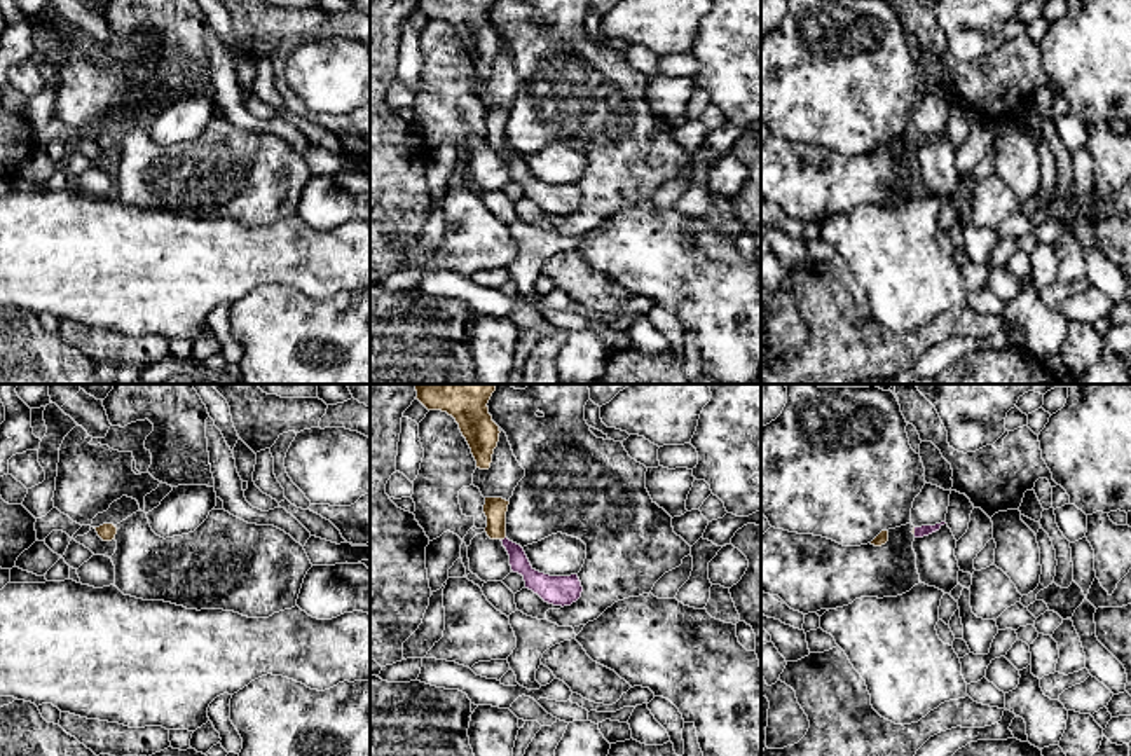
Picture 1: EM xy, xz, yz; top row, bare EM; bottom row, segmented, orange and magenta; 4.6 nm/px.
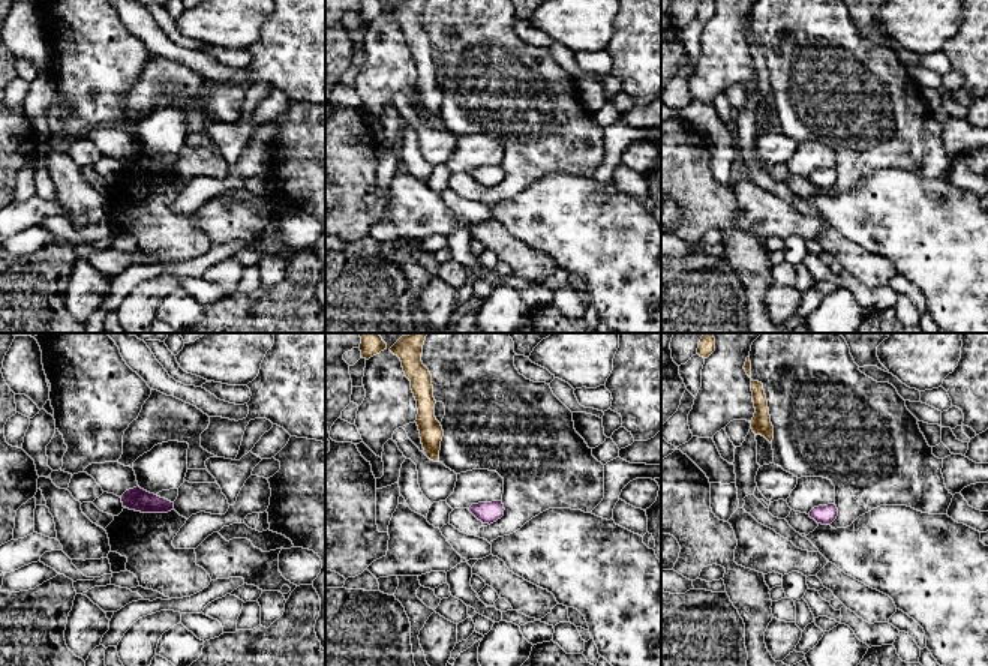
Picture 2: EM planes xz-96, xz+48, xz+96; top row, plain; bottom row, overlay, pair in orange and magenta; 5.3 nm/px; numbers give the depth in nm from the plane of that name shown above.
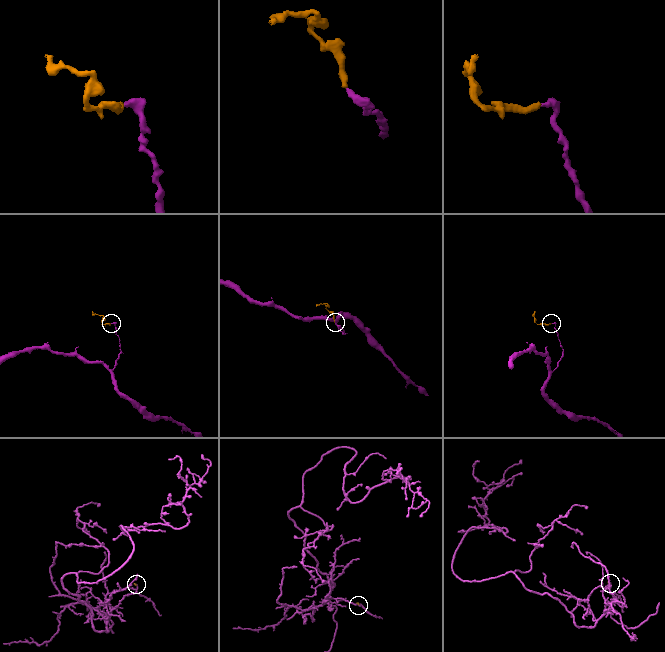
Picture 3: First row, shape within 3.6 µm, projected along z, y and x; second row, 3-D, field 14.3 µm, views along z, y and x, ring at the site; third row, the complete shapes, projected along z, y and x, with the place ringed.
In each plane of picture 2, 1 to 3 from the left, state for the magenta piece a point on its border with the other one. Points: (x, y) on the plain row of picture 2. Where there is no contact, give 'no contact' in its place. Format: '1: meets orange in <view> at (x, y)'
1: no contact
2: no contact
3: no contact

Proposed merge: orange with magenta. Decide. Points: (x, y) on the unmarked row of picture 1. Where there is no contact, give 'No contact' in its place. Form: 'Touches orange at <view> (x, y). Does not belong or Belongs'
Touches orange at xz (503, 147). Belongs

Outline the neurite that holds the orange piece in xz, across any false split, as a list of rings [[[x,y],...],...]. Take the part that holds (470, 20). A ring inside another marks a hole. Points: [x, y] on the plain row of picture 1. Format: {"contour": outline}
{"contour": [[[417,0],[415,5],[428,19],[442,19],[456,28],[480,79],[490,77],[501,42],[487,16],[492,2],[494,0]]]}

